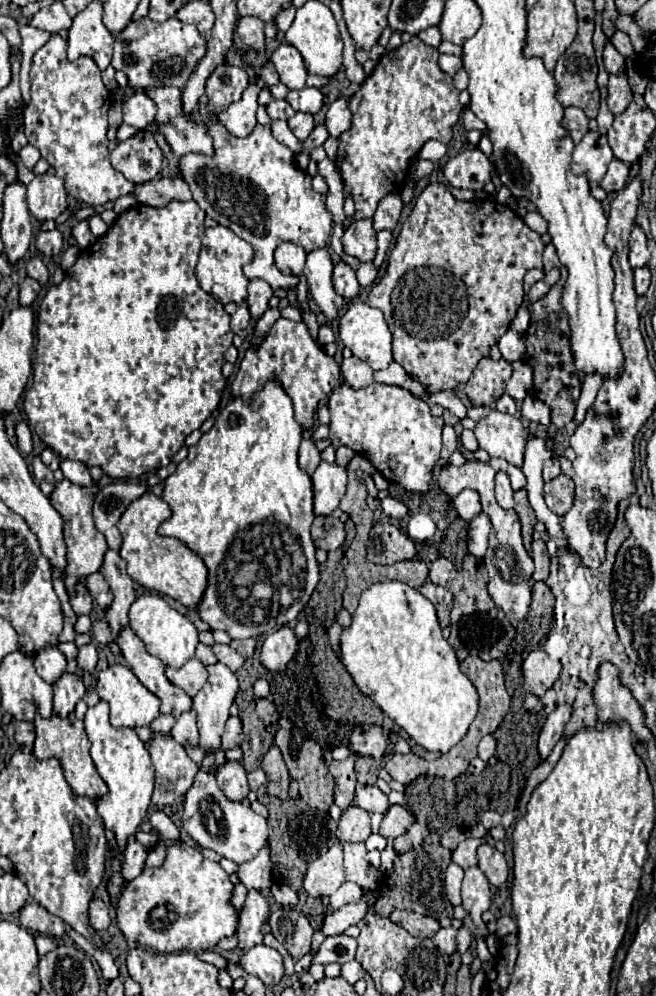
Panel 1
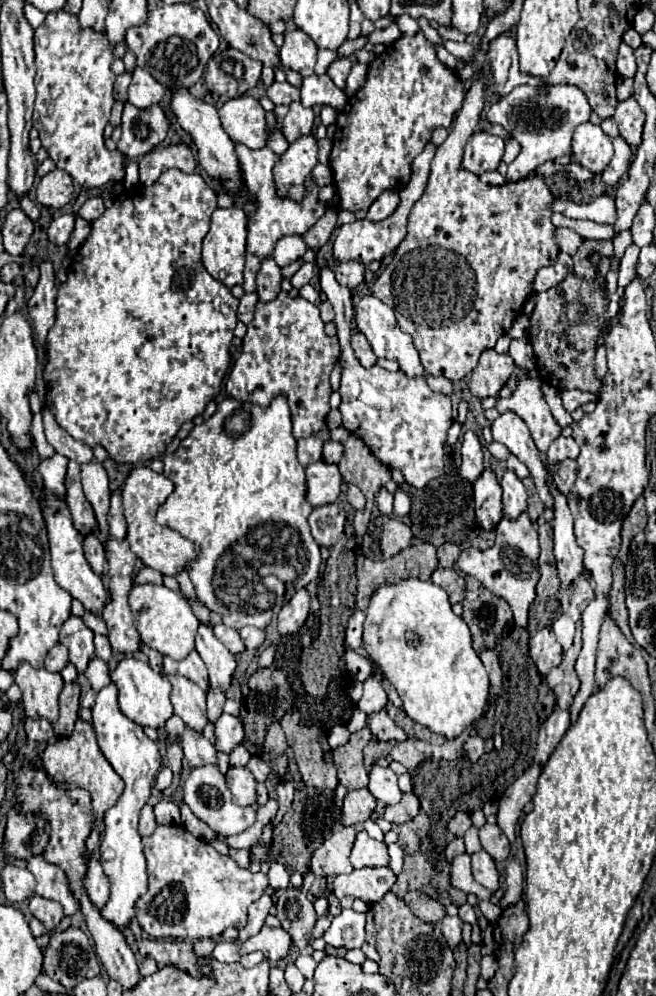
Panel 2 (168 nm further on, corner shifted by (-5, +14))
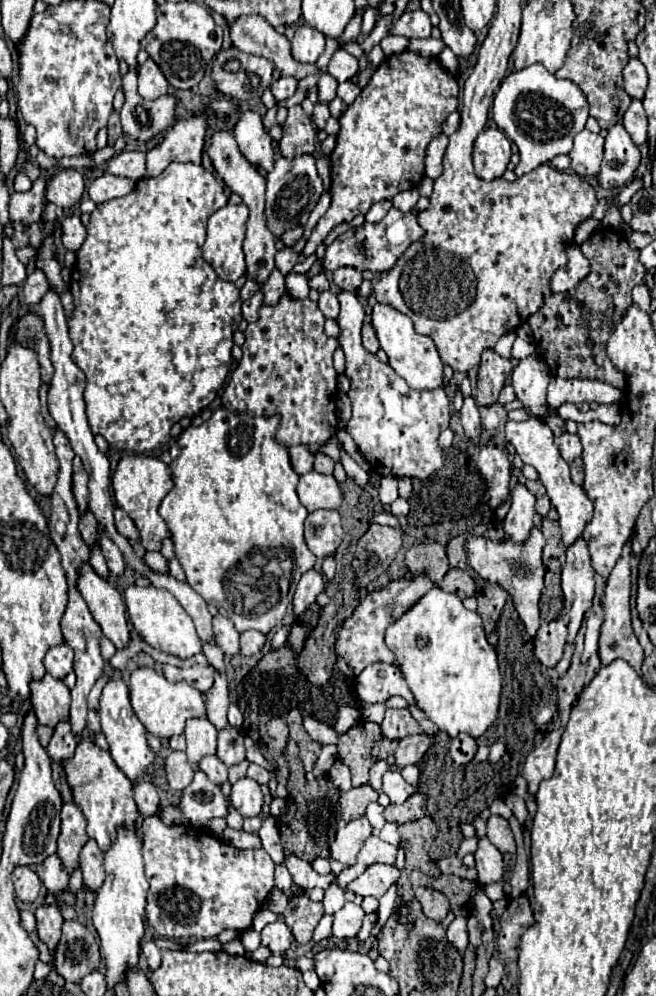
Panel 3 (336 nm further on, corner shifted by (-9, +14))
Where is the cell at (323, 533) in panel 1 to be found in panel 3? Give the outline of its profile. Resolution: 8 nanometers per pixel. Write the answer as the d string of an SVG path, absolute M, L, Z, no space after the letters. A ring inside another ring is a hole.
M338 510L310 512L304 522L306 546L316 558L326 558L342 542L342 522Z

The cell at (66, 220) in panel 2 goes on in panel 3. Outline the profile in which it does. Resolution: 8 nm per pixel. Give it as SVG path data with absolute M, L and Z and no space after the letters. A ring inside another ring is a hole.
M68 216L64 222L62 222L62 244L72 250L72 252L78 252L82 242L86 238L86 228L84 224L80 222L78 216Z

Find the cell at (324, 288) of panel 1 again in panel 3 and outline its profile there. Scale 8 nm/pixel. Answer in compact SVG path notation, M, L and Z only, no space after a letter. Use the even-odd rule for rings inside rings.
M340 292L338 294L340 300L340 316L338 316L338 324L340 324L340 336L338 342L346 354L346 376L350 378L350 400L352 400L352 418L346 426L346 432L354 438L358 450L362 452L362 456L370 462L370 468L378 474L378 476L408 476L408 478L420 478L426 480L432 472L436 472L438 468L442 468L444 464L444 452L438 446L438 436L442 430L448 428L450 424L450 400L444 392L444 388L438 390L412 390L404 378L400 378L392 366L384 364L376 354L370 354L364 346L362 346L362 322L364 322L364 308L358 302L354 292Z

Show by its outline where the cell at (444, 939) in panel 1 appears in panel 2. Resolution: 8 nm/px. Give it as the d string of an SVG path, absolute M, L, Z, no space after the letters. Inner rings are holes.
M444 916L442 918L442 934L450 948L462 942L462 920L460 916Z

